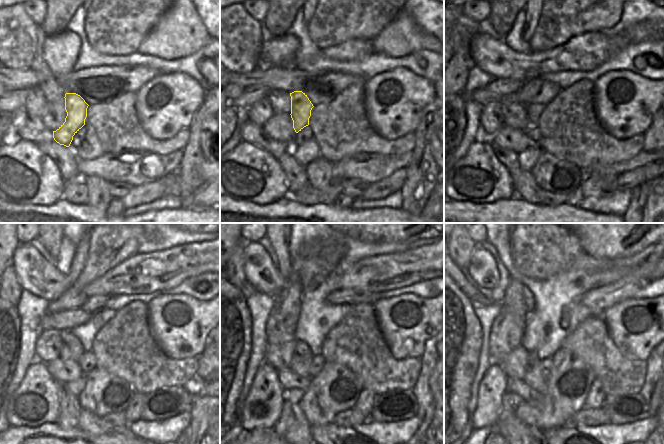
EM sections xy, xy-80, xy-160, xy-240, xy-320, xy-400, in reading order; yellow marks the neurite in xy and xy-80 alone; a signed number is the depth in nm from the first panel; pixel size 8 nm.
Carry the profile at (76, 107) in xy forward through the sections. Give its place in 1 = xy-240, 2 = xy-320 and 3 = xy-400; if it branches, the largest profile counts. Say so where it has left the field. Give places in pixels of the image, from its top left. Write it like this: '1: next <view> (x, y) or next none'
1: next xy-240 (94, 304)
2: next xy-320 (348, 296)
3: next xy-400 (598, 300)

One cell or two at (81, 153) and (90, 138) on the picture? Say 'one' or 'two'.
one

